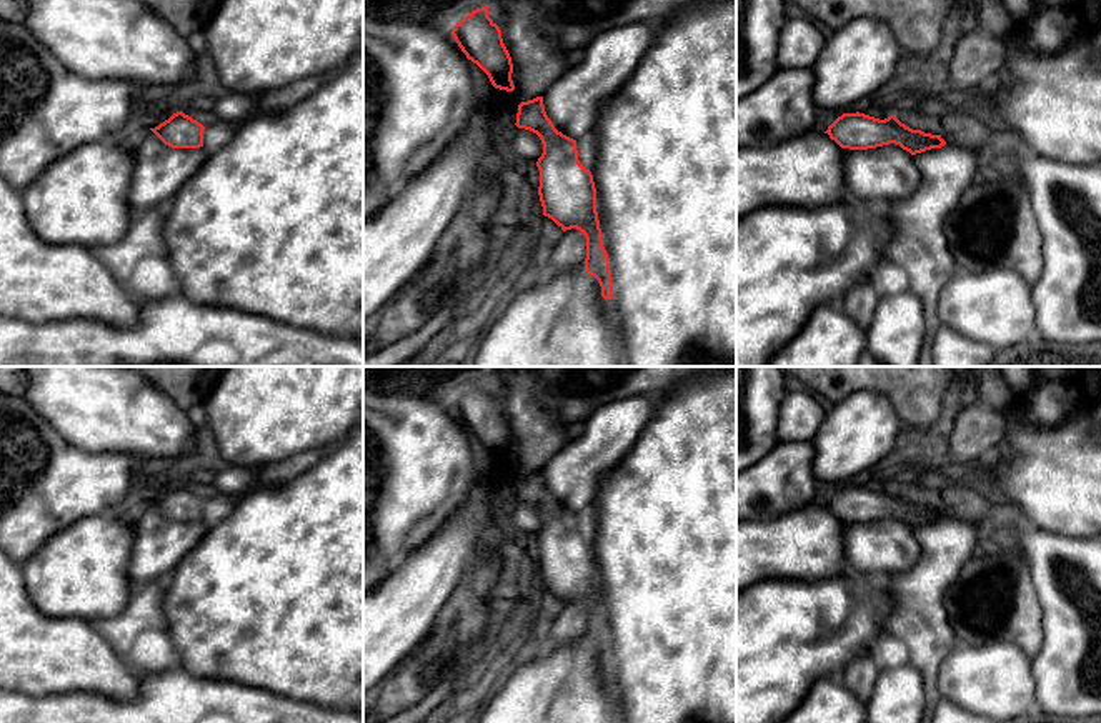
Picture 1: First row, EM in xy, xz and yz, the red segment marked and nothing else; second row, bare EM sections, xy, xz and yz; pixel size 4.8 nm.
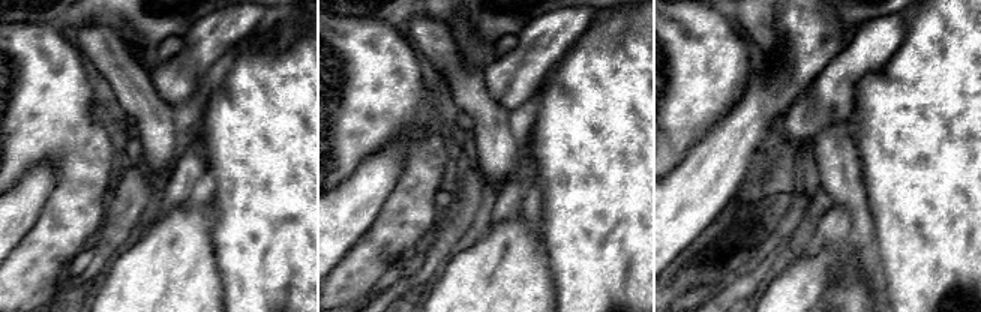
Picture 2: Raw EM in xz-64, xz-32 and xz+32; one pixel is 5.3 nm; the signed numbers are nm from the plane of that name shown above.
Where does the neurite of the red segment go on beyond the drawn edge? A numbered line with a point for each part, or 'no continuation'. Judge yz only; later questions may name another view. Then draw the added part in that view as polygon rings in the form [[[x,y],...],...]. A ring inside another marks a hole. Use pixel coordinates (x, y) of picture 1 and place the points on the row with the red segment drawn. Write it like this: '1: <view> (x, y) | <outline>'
no continuation

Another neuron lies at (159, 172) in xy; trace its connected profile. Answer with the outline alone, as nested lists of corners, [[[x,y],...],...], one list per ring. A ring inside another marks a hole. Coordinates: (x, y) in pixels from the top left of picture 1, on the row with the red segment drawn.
[[[150,130],[148,137],[133,152],[128,207],[133,213],[167,207],[207,157],[205,147],[172,148]]]

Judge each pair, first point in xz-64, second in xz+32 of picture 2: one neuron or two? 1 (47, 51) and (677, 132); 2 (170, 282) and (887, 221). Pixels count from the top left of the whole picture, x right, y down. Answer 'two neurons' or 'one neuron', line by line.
1: one neuron
2: two neurons

